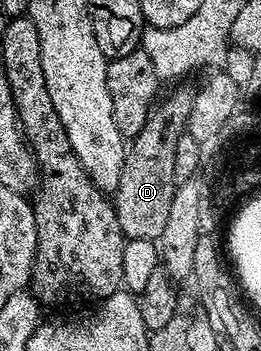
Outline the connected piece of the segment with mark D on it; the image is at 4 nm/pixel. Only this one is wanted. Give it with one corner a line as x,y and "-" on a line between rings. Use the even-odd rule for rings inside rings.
193,87
178,89
164,104
162,102
159,105
158,115
149,119
148,124
127,149
118,191
114,194
114,203
119,225
122,226
125,239
129,241
157,241
166,228
170,203
178,184
174,174
175,147
187,125
190,110
193,109
194,96

